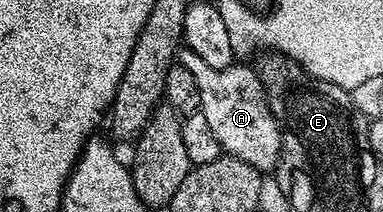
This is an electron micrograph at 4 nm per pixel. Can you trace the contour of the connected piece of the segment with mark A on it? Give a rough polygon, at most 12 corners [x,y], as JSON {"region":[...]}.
{"region":[[179,63],[222,150],[276,170],[282,126],[256,68]]}

